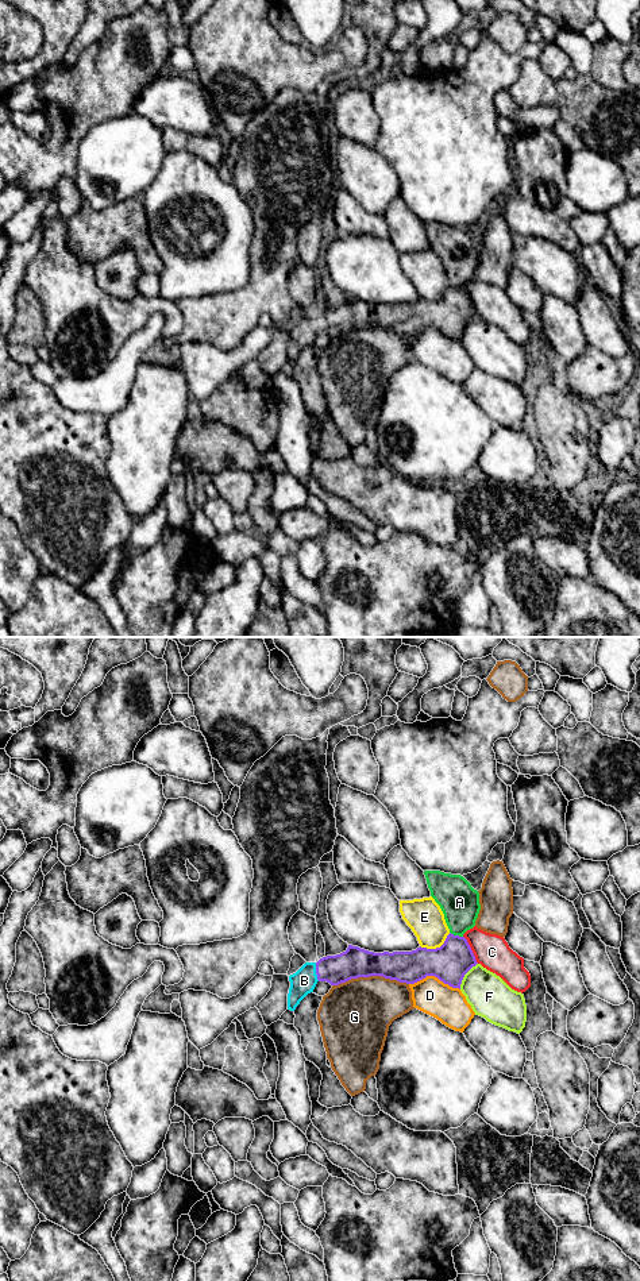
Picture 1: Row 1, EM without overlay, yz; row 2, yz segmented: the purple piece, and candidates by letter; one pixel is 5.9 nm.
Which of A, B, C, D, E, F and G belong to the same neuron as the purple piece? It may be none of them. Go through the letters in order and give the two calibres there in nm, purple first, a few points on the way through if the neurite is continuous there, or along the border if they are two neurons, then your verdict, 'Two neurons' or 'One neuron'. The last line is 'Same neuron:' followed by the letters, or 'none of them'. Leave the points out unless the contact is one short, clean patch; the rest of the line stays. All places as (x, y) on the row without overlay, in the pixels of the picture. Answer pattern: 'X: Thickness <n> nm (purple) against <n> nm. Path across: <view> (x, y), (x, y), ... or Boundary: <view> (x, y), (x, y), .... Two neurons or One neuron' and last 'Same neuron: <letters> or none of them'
A: Thickness 220 nm (purple) against 240 nm. Two neurons
B: Thickness 180 nm (purple) against 150 nm. Path across: yz (354, 315), (338, 321), (316, 324), (304, 332). One neuron
C: Thickness 220 nm (purple) against 200 nm. Two neurons
D: Thickness 220 nm (purple) against 220 nm. Two neurons
E: Thickness 220 nm (purple) against 220 nm. Two neurons
F: Thickness 220 nm (purple) against 260 nm. Two neurons
G: Thickness 190 nm (purple) against 420 nm. Two neurons
Same neuron: B

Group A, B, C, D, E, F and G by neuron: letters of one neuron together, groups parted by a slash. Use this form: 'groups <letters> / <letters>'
groups A / B / C / D / E / F / G

